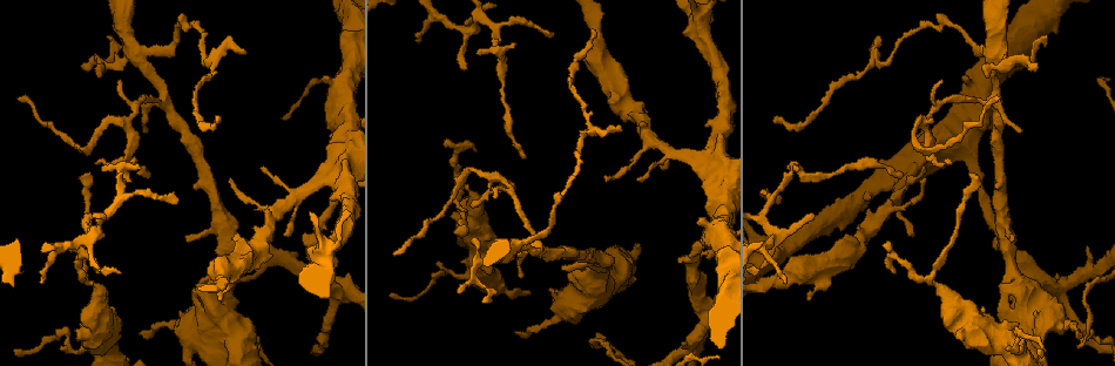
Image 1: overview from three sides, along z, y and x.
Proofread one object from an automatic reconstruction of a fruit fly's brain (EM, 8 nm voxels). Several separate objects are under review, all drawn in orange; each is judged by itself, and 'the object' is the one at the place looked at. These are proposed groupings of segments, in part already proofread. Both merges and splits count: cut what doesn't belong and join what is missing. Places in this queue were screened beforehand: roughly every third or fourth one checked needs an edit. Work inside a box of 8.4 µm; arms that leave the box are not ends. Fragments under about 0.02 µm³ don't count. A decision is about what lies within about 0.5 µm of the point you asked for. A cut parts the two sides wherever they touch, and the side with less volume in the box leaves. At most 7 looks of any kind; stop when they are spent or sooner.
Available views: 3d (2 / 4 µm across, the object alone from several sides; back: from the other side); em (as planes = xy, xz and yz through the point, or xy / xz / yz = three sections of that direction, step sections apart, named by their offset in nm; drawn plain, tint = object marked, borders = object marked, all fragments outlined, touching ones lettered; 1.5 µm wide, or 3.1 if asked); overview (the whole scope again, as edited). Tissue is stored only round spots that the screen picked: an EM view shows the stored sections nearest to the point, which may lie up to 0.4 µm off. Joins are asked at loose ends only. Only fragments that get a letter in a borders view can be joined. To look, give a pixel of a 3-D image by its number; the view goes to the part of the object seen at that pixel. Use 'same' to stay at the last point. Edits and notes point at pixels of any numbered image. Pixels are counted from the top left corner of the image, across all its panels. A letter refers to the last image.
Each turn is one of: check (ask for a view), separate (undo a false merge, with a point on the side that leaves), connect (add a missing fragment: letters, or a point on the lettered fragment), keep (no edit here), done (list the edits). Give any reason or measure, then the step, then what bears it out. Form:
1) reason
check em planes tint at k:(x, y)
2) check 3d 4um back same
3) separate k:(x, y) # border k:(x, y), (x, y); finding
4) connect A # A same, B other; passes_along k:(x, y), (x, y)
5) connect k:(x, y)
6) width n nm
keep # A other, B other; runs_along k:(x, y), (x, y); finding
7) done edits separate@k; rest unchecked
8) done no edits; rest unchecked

abrupt turn
check em planes tint at 1:(495, 45)

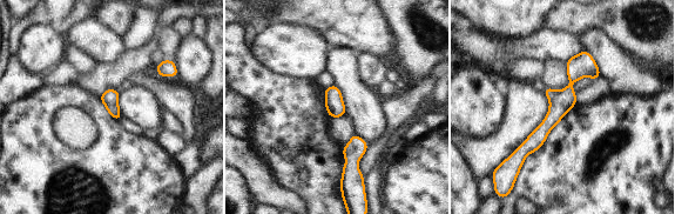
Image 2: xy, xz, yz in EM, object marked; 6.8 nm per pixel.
what lies round it
check em planes borders same

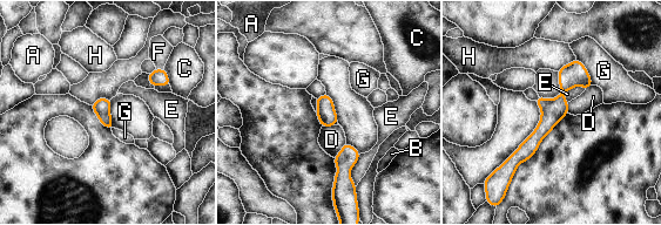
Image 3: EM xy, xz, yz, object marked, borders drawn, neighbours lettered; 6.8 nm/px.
width 120 nm
keep # A other, B other, C other, D other, E other, F other, G other, H other; border 3:(361, 154), (349, 171), (355, 185); continuous, no second neuron

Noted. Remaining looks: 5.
long arm stops here
check em yz step 4 tint at 1:(593, 30)

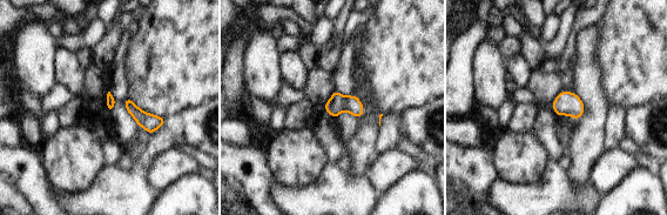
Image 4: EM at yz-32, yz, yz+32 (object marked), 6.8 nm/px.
cut it another way
check em planes borders same

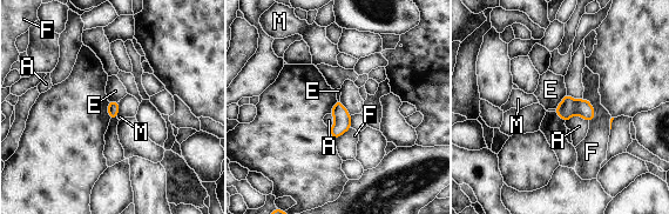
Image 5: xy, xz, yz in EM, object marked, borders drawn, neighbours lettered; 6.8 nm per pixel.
keep # A other, E other, F other, M other; border 5:(339, 100), (350, 115); none of them fits

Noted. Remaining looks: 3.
thin end
check 3d 4um at 1:(143, 130)

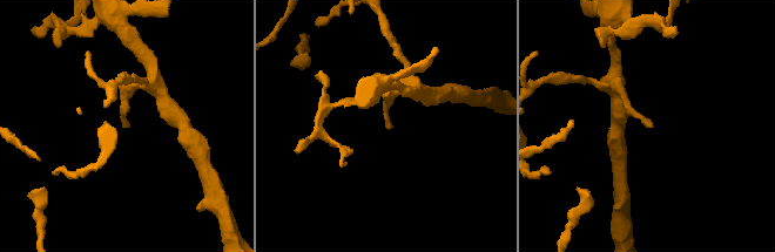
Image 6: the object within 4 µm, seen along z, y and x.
shape alone is not enough
check em planes tint at 6:(652, 127)

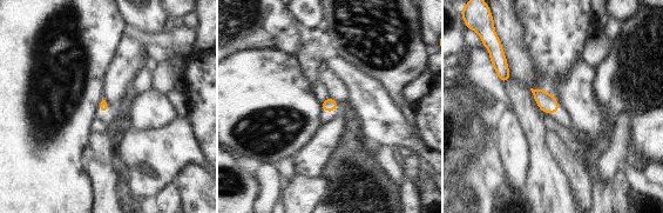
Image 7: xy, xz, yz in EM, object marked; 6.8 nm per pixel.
see the neighbours
check em planes borders same

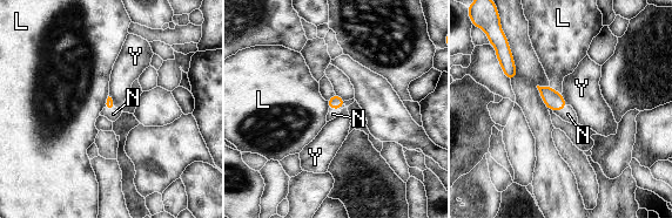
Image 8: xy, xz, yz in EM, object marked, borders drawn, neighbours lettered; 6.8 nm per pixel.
longest_contact N 110 nm
connect N # L other, N same, Y other; it goes on there

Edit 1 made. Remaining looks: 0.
done edits connect@8; rest unchecked

